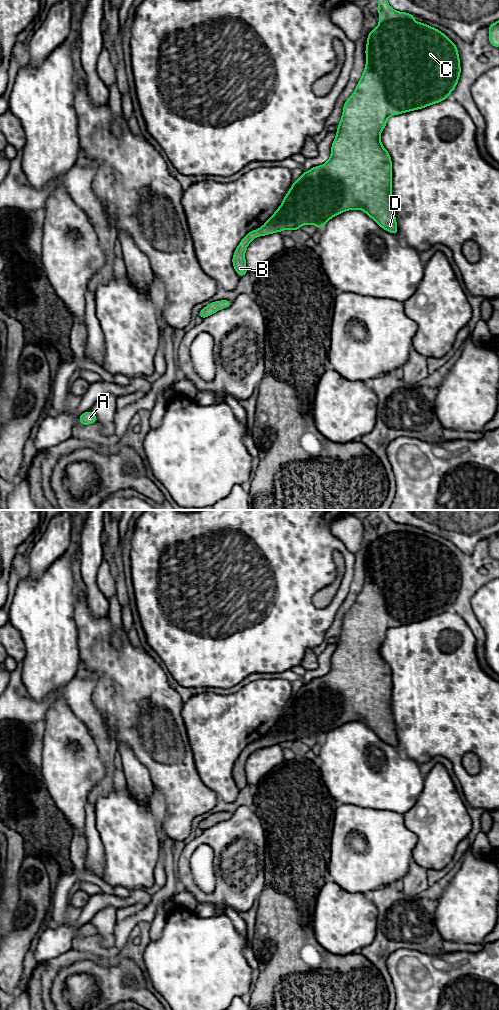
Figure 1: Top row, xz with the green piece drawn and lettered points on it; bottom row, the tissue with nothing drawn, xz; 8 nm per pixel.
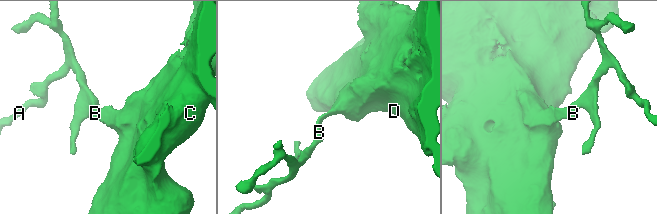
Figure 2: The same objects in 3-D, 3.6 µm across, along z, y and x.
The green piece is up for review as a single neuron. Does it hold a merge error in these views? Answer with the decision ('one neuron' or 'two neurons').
one neuron

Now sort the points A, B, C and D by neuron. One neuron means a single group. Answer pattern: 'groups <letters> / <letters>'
groups A B C D

